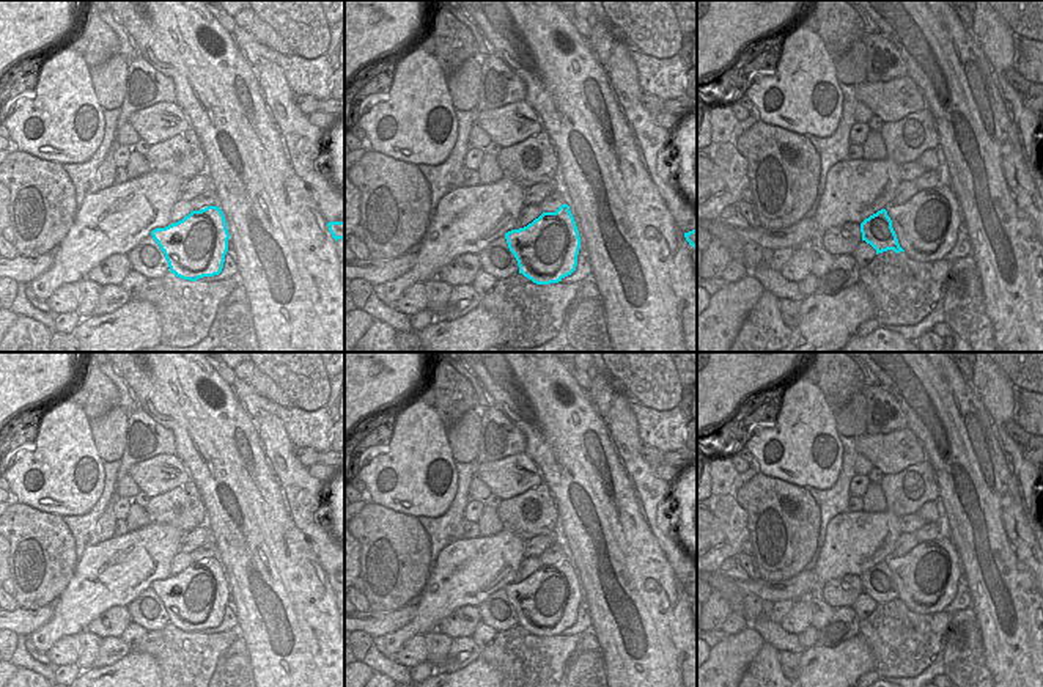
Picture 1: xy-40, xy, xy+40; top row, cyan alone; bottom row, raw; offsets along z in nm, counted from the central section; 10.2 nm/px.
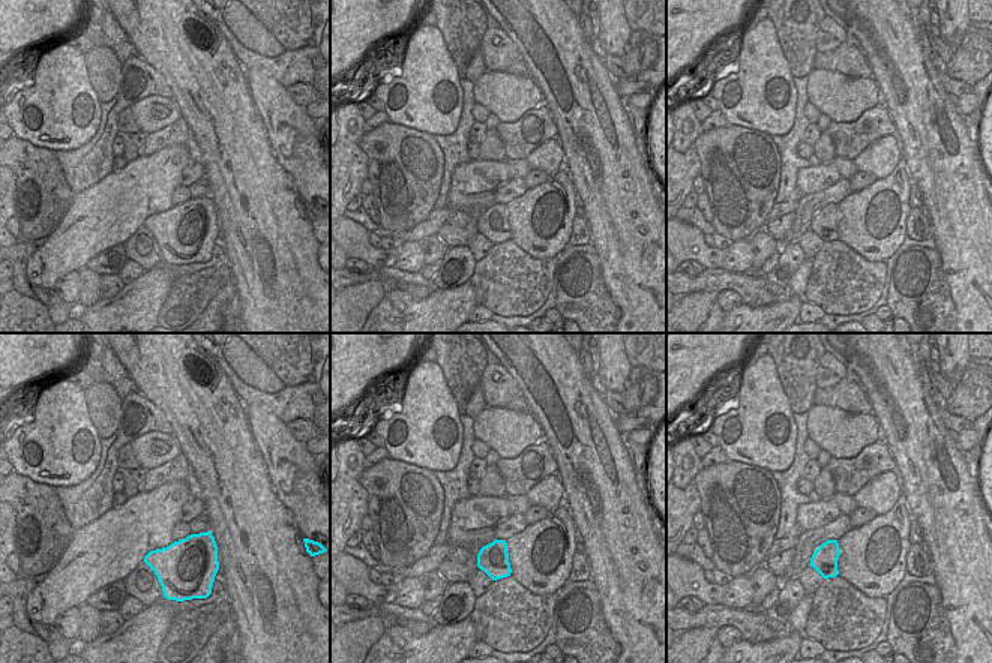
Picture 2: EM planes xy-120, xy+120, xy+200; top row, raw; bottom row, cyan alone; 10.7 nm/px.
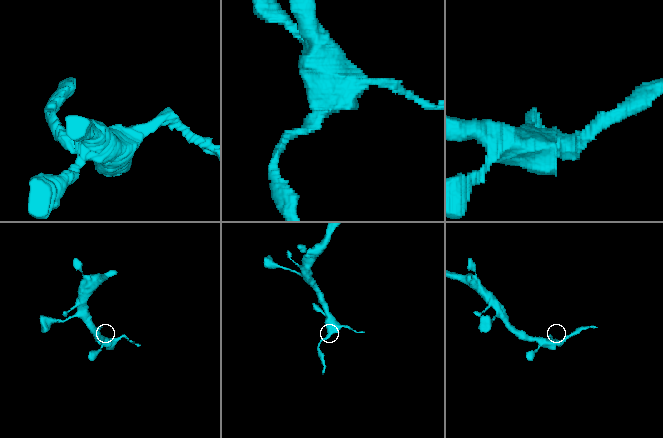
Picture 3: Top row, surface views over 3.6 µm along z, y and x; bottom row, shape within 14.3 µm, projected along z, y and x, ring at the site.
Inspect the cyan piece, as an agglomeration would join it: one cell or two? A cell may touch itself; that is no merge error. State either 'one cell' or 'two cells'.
two cells

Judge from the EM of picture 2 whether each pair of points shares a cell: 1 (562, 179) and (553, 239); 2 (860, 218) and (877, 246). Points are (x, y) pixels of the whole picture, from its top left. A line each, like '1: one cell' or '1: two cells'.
1: one cell
2: one cell

